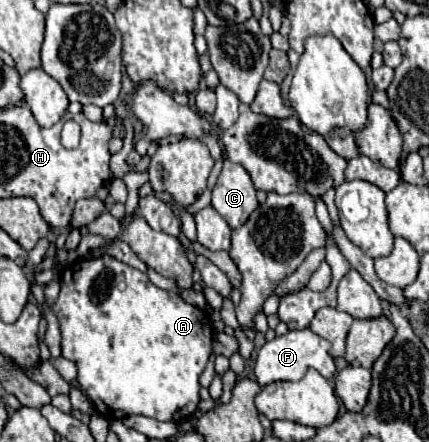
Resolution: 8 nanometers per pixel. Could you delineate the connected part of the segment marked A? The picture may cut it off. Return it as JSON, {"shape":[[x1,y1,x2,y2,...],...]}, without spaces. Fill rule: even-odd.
{"shape":[[110,256,68,264,60,284,62,290,52,312,62,330,62,356,78,366,78,384,92,400,96,412,108,420,142,414,178,424,190,418,200,402,200,374,212,352,214,330,208,316,200,308,186,304,178,294,156,288,144,272]]}

